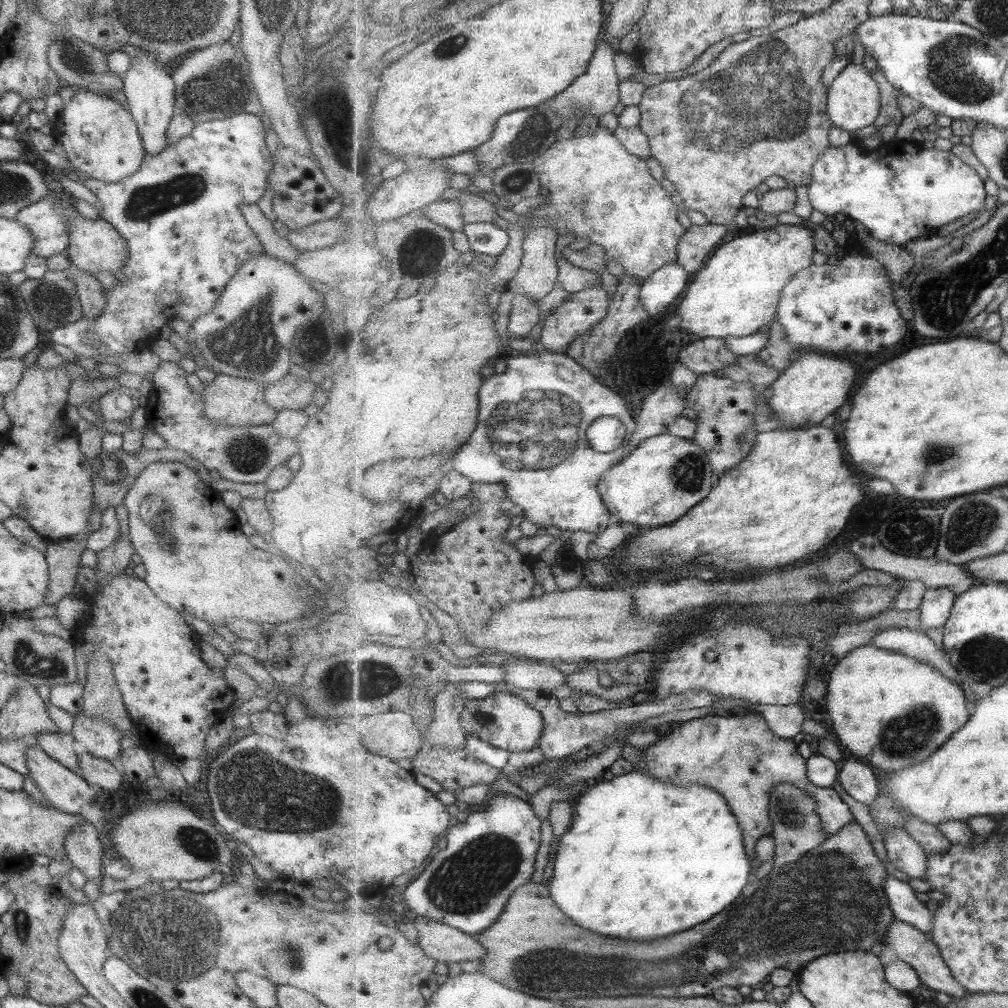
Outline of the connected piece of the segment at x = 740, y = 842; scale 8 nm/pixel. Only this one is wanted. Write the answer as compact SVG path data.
M638 771L614 777L611 781L604 781L587 793L580 794L576 799L574 820L570 824L568 834L562 840L562 848L558 852L558 862L555 863L555 874L551 882L552 895L556 903L562 907L562 911L574 919L578 925L582 925L584 929L604 934L606 937L652 941L703 925L739 900L746 886L750 884L750 876L754 870L752 858L747 850L747 842L744 840L744 829L740 825L738 816L734 814L732 805L726 799L726 795L704 784L693 784L693 786L667 784L660 778Z

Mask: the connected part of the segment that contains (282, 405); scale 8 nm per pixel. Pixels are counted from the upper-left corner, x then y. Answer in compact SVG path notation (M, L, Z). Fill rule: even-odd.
M295 370L283 380L266 386L264 398L266 403L276 410L303 410L311 404L313 393L317 390L309 379L308 372Z

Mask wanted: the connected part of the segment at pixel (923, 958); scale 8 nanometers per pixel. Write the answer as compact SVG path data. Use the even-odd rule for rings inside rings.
M897 919L896 922L892 924L888 936L884 936L882 949L892 949L902 960L916 967L916 970L920 973L920 977L923 978L923 983L930 989L936 992L945 992L951 998L966 998L966 996L970 996L971 994L970 991L967 990L967 987L963 986L963 984L957 980L956 975L952 973L952 969L948 966L944 955L942 955L940 945L936 943L934 938L930 939L930 935L932 936L932 934L928 935L927 932L916 928L912 923Z

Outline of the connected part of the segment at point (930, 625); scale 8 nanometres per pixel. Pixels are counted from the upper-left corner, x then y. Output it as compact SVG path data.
M944 586L929 588L921 606L920 622L922 622L922 628L934 630L934 628L945 627L954 615L958 596L960 594L956 594L950 588L944 588Z

